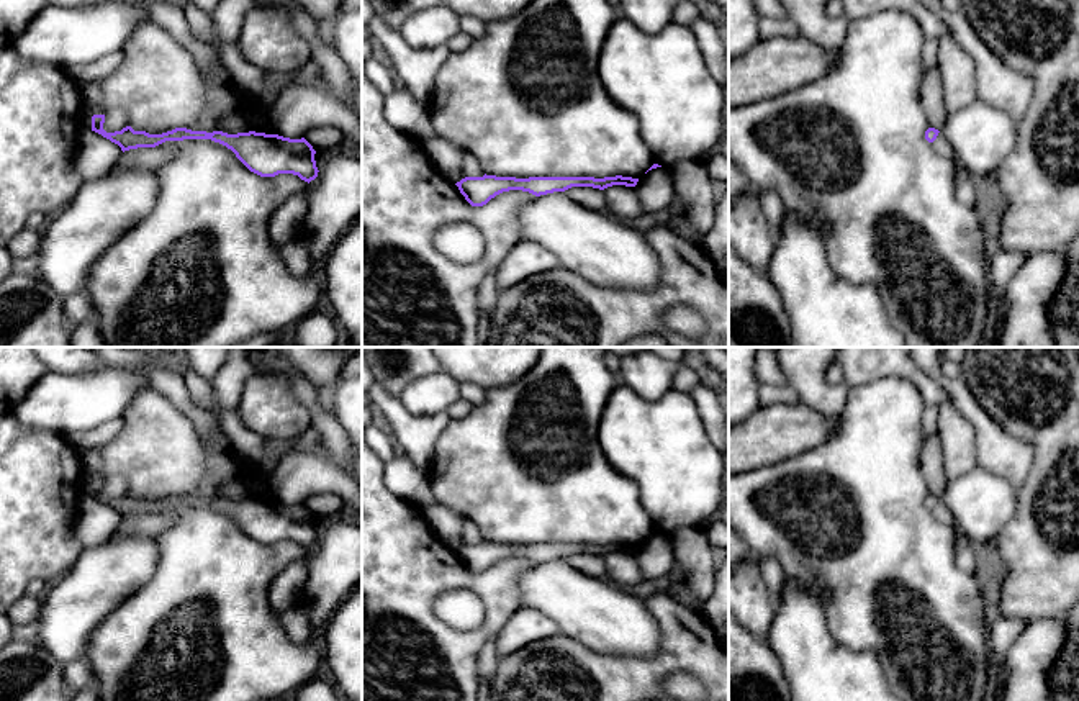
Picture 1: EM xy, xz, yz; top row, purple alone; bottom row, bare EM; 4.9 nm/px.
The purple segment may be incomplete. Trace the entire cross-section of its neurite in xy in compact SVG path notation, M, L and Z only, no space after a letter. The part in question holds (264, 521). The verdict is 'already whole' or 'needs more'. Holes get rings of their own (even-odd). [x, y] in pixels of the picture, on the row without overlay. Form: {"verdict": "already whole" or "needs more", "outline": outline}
{"verdict": "already whole", "outline": "M93 482L92 498L118 511L123 519L138 514L156 514L165 508L211 506L231 516L251 539L260 544L293 540L309 550L319 539L314 527L316 518L305 504L290 506L255 498L237 501L223 498L206 500L187 495L175 495L162 501L149 501L146 498L134 498L131 493L106 500L103 490L105 482Z"}

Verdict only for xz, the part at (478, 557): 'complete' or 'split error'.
complete

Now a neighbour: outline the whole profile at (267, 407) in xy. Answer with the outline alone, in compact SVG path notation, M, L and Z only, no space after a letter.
M257 370L244 385L237 414L242 424L264 439L285 441L311 427L309 411L295 398L280 373Z

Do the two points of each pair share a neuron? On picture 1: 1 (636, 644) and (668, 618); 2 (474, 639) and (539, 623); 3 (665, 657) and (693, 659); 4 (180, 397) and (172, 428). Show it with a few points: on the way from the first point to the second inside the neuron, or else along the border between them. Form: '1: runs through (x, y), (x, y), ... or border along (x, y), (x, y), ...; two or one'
1: border along (644, 601), (660, 629), (660, 649), (649, 659); two
2: border along (521, 606), (492, 637); two
3: runs through (672, 657), (686, 657); one
4: border along (151, 387), (162, 393), (190, 421), (202, 439); two

